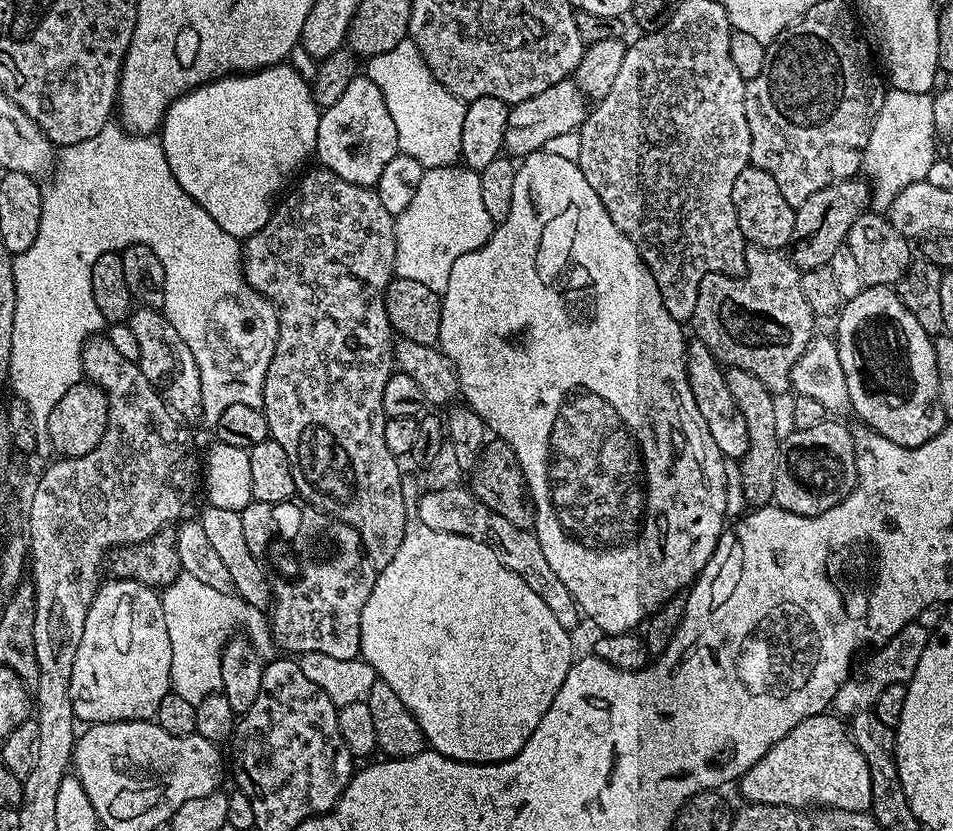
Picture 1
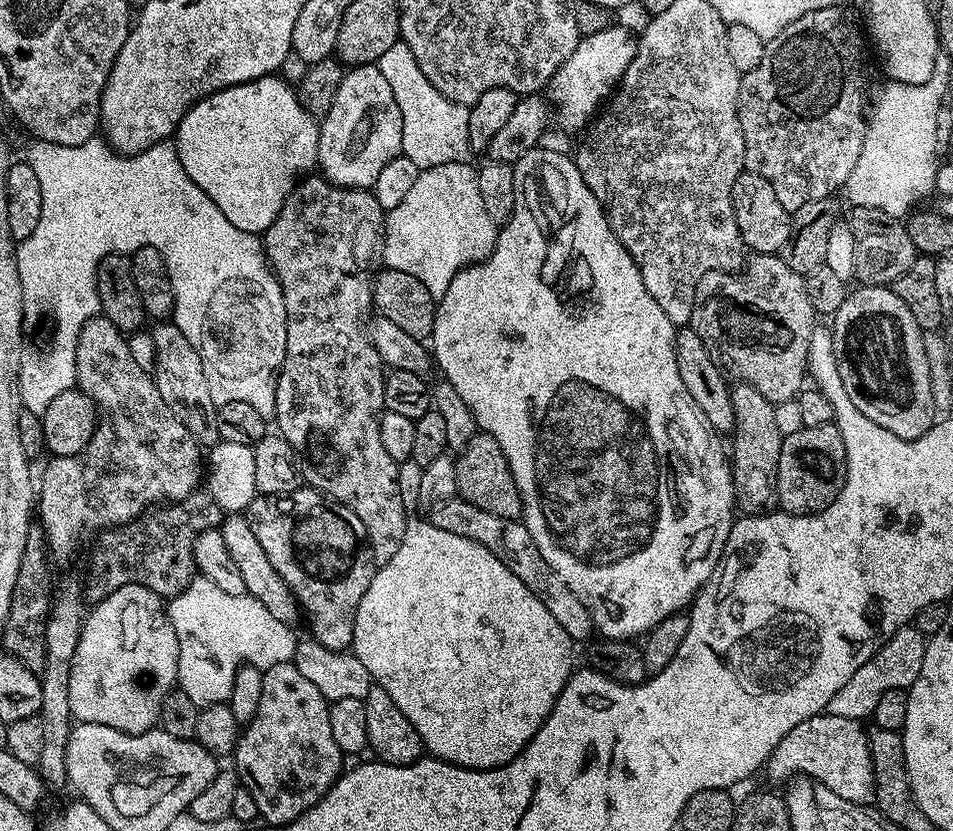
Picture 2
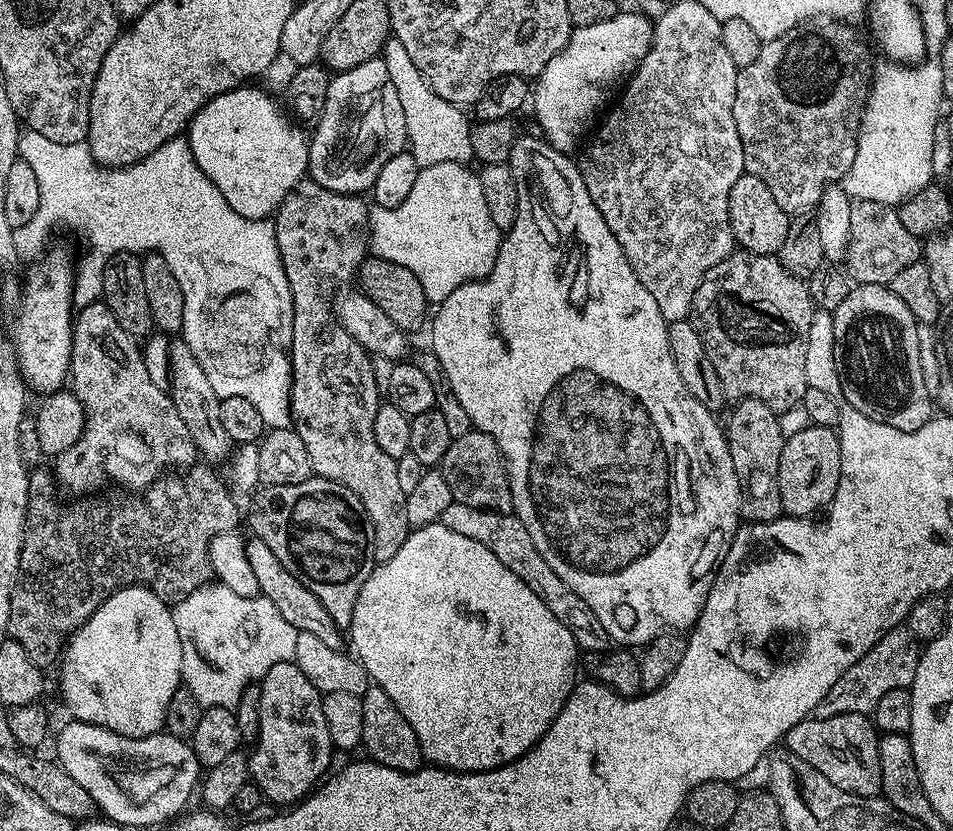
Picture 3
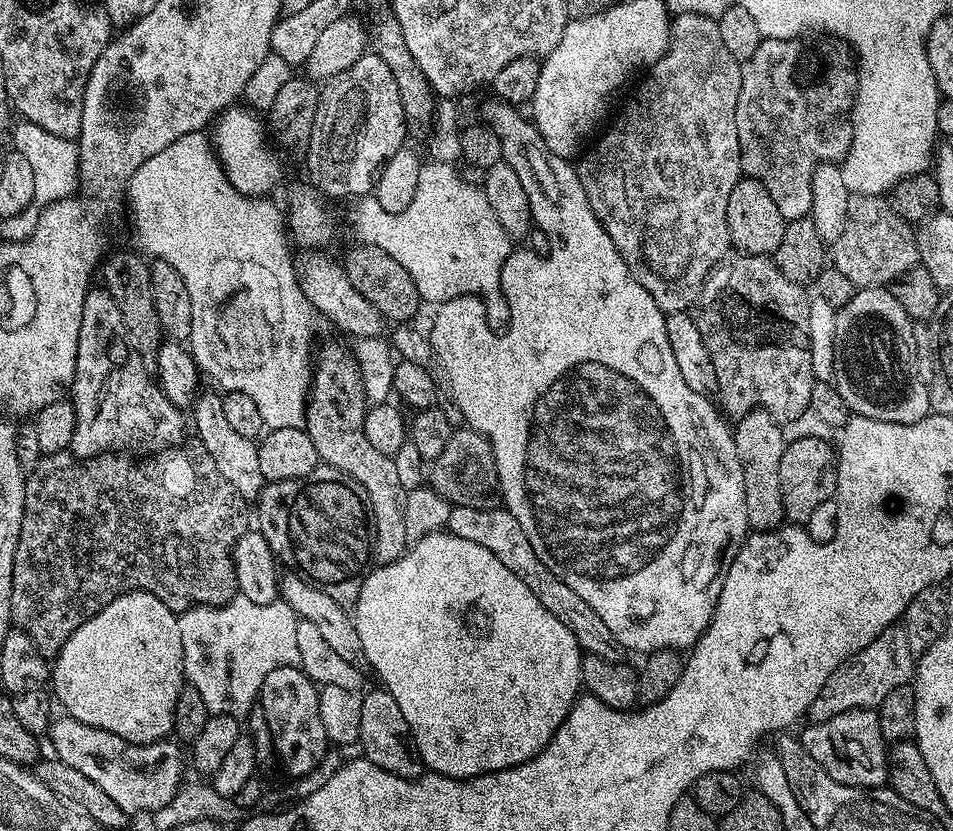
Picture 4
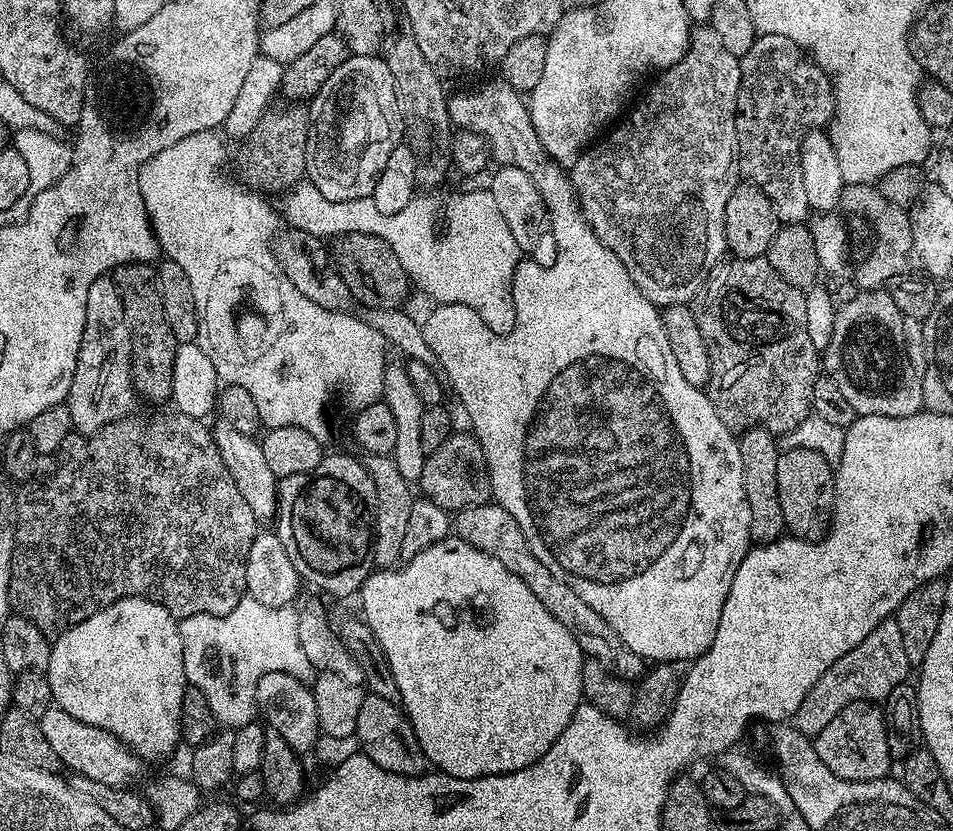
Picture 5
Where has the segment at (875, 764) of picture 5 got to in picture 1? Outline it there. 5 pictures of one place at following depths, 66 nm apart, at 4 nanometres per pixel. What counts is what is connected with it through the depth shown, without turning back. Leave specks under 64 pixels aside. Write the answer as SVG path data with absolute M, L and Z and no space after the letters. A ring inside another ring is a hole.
M821 714L798 722L786 738L774 742L750 770L738 781L743 798L750 804L786 806L797 810L815 798L825 809L838 808L866 812L872 806L870 766L862 758L862 750L852 740L849 725L839 715Z

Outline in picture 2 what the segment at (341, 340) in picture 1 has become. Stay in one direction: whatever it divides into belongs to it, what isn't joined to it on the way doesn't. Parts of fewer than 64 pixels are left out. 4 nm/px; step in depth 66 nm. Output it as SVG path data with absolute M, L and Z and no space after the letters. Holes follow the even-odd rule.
M308 174L303 177L297 183L296 187L292 189L291 194L286 198L286 202L282 206L282 210L278 210L278 218L274 218L272 225L262 233L262 243L264 245L264 255L267 256L269 264L272 266L272 272L276 275L276 281L280 283L280 289L282 290L282 298L286 302L286 354L284 355L284 361L280 367L279 372L276 374L276 410L274 413L274 424L278 427L279 435L286 438L286 442L290 442L290 446L294 446L296 455L300 457L300 467L302 469L302 480L307 487L319 489L325 496L336 501L337 504L345 504L350 510L354 510L354 514L358 514L358 518L362 518L362 526L366 526L366 534L368 535L368 541L372 547L372 557L376 559L377 565L385 564L390 562L390 558L394 558L394 554L398 554L398 546L402 546L402 540L406 539L407 518L406 510L403 509L401 495L398 490L398 470L399 463L394 458L390 458L390 454L386 454L386 450L382 446L382 437L378 434L378 422L380 421L380 413L384 411L384 377L386 375L386 365L382 362L382 358L378 354L378 350L374 348L374 342L368 336L368 328L366 325L369 323L370 315L373 311L374 305L372 303L372 281L382 264L382 257L384 255L384 218L386 210L382 206L378 206L376 196L371 190L365 190L362 188L343 188L337 184L333 184L332 181L324 179L323 175L320 174Z

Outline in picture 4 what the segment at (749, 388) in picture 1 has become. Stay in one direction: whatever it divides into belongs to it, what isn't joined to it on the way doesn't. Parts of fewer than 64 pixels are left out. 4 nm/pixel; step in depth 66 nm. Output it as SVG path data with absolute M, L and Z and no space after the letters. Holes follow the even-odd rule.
M756 408L735 421L732 437L742 466L742 490L746 490L746 518L752 532L770 532L785 523L782 502L782 454L785 442L781 421L770 413Z

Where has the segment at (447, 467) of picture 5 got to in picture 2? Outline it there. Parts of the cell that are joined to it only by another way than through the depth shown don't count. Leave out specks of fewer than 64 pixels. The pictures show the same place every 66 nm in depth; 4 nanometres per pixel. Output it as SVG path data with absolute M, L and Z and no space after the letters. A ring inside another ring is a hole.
M477 431L474 438L455 457L456 463L456 496L461 500L478 506L478 510L486 510L489 514L498 514L498 518L520 520L524 514L522 498L518 486L514 482L514 474L510 470L510 462L506 462L506 454L502 454L502 446L489 432Z

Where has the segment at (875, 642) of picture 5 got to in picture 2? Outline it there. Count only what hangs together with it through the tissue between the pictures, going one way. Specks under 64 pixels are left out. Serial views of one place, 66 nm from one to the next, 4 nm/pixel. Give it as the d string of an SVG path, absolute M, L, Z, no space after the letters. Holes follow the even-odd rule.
M912 626L902 628L893 636L887 637L883 646L865 664L858 666L854 674L850 674L850 682L846 682L846 686L842 686L842 690L838 690L834 698L830 698L827 715L863 721L871 717L874 706L878 706L878 701L882 694L886 694L886 690L911 688L918 678L918 670L922 670L925 643L924 633L917 632Z

